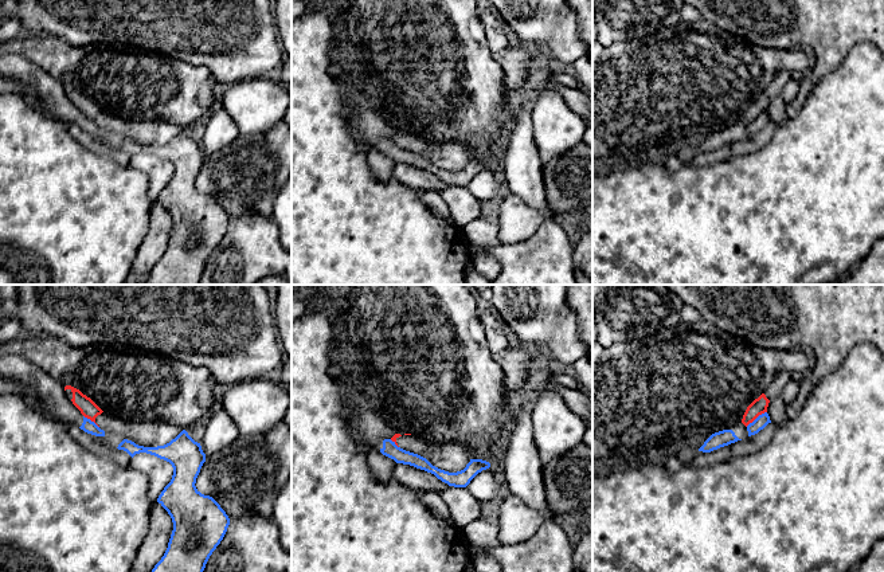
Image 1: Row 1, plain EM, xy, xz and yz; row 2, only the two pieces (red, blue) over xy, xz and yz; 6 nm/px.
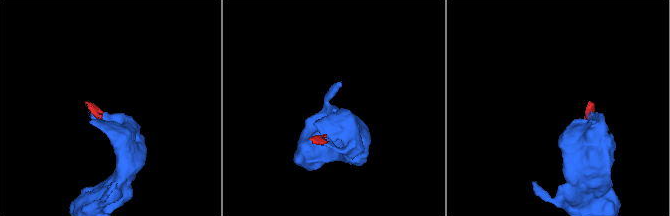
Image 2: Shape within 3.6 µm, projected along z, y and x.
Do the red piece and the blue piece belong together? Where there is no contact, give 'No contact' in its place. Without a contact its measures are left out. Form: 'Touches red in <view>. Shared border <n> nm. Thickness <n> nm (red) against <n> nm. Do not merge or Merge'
Touches red in yz. Shared border 160 nm. Thickness 100 nm (red) against 80 nm. Do not merge

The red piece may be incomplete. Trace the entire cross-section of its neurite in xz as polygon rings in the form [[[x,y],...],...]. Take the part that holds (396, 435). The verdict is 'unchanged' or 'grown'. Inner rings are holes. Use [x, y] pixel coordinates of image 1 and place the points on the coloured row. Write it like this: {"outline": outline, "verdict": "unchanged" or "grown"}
{"outline": [[[395,434],[391,440],[400,448],[426,458],[433,466],[457,473],[466,467],[473,455],[470,444],[459,440],[445,443],[411,434]]], "verdict": "grown"}

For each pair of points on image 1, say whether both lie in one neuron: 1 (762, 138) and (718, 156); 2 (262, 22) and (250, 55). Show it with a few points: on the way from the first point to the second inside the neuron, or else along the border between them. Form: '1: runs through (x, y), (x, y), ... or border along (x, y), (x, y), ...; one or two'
1: runs through (751, 144), (728, 151); one
2: runs through (254, 30), (250, 34), (250, 47); one

